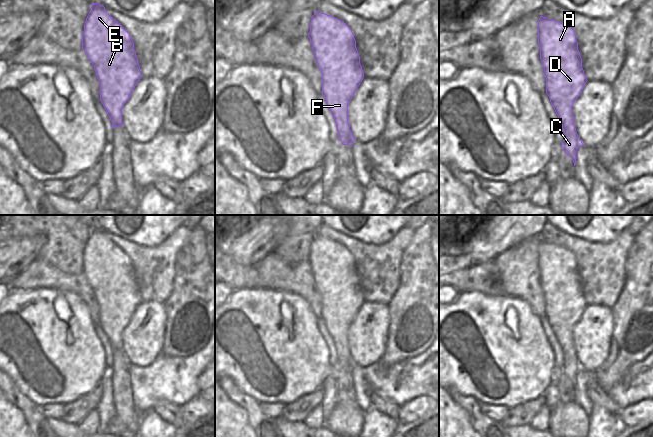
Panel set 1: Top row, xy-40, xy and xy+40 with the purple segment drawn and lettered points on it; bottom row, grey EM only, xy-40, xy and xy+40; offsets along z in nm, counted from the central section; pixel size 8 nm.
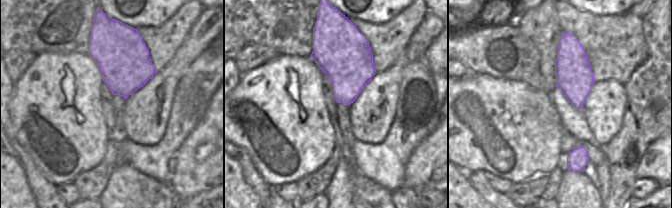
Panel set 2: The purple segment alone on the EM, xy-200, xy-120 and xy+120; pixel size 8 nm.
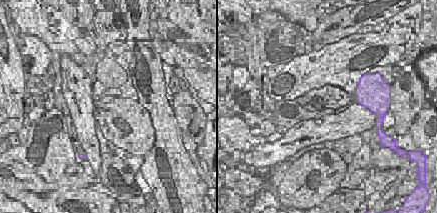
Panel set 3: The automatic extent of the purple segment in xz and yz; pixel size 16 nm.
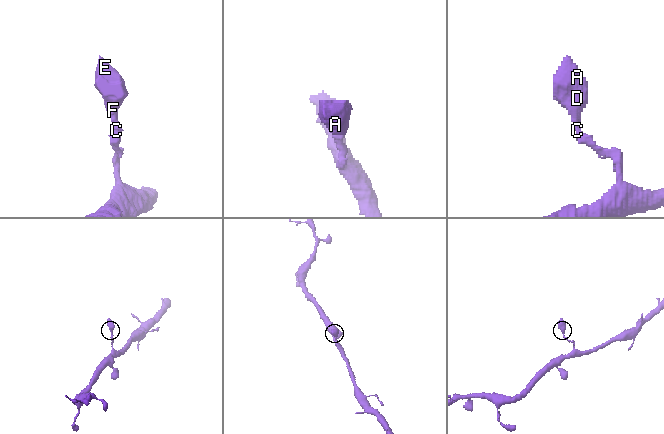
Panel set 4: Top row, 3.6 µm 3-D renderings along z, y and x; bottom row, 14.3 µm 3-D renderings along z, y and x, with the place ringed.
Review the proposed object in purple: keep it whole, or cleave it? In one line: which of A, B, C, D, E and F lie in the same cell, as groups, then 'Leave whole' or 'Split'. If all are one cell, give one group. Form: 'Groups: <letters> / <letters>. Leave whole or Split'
Groups: A B C D E F. Leave whole

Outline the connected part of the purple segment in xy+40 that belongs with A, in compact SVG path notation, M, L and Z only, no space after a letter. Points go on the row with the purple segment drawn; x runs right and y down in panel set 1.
M540 16L538 44L546 78L546 93L564 130L561 147L575 166L576 152L585 145L576 132L572 106L588 81L582 68L576 34L571 27Z

